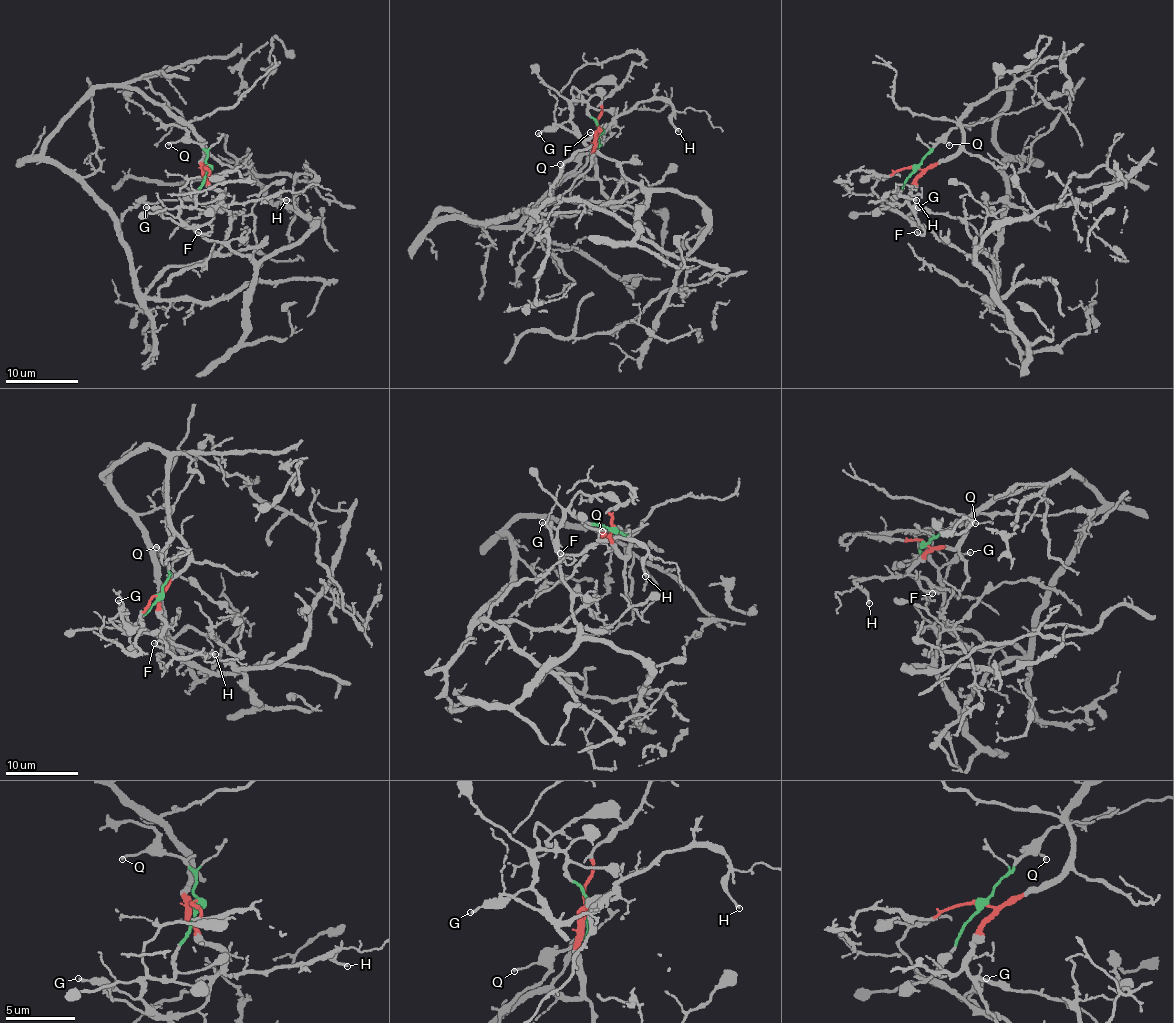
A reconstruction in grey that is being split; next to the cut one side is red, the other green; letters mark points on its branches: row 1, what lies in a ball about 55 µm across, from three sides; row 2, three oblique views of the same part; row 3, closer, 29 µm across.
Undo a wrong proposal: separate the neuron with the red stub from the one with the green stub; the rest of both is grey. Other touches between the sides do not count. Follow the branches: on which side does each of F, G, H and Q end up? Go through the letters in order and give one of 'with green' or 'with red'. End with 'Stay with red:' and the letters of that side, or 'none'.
F: with red
G: with green
H: with red
Q: with green
Stay with red: F, H

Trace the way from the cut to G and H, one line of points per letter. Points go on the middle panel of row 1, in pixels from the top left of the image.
G: (598, 128), (585, 103), (573, 101), (567, 121), (538, 134)
H: (598, 128), (596, 137), (638, 104), (662, 99), (671, 104), (671, 123), (678, 132)

